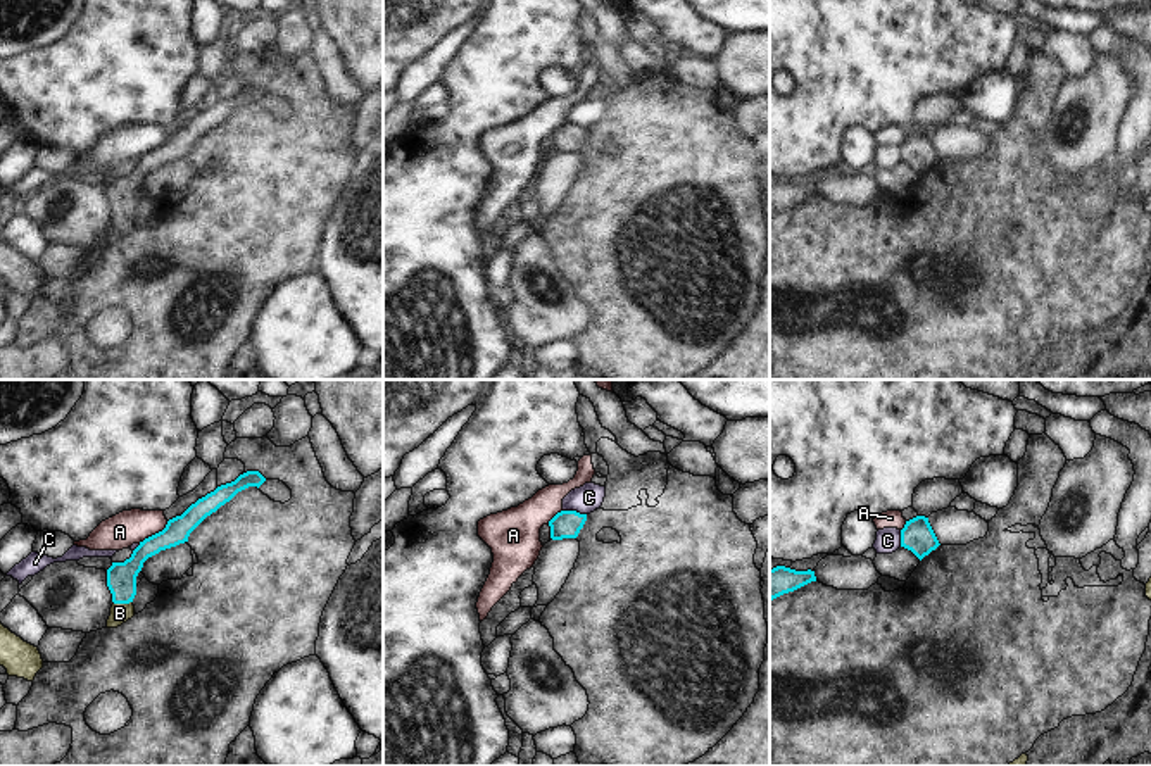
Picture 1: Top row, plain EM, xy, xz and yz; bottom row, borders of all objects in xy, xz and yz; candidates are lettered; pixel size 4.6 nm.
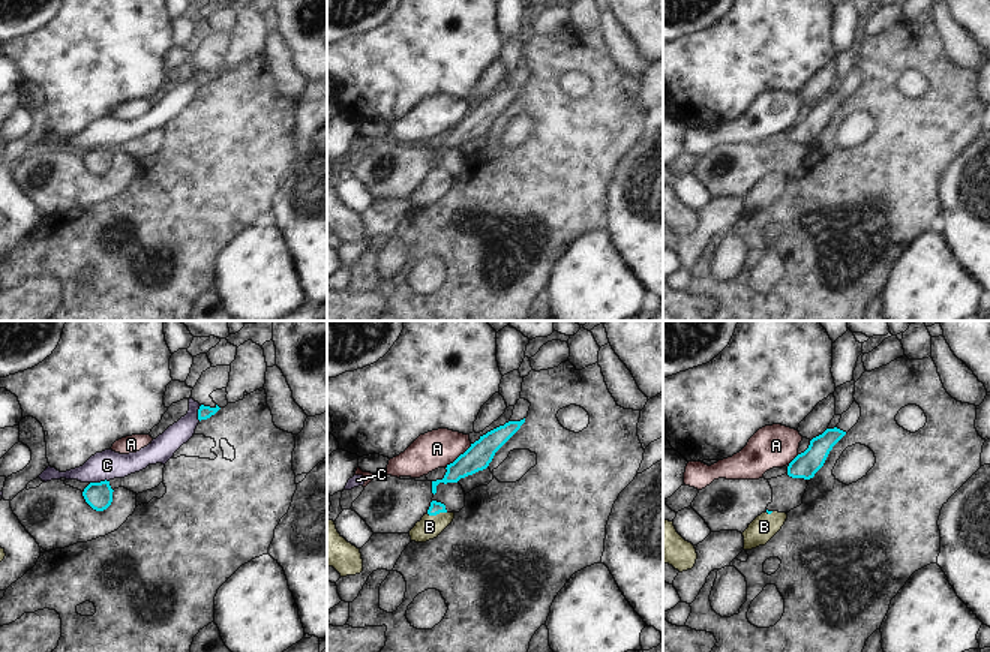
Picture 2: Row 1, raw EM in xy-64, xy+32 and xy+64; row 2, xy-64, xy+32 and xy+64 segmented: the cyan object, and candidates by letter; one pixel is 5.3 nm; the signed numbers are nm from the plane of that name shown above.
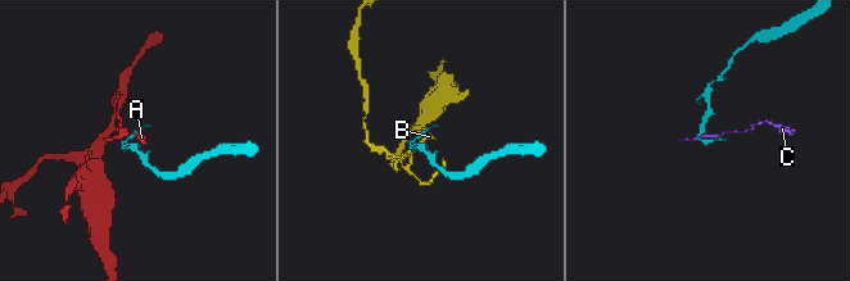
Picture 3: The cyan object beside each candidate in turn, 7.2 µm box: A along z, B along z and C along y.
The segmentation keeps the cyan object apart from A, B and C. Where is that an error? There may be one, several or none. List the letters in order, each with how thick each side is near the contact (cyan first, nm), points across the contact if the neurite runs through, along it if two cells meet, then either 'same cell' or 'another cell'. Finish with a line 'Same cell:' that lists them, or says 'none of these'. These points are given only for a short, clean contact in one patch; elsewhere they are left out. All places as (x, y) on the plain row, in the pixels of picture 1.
A: calibres 130 and 160 nm; border xy (168, 135), (161, 144), (138, 156); another cell
B: calibres 140 and 100 nm; way xy (121, 190), (123, 216), (119, 226); same cell
C: calibres 130 and 130 nm; another cell
Same cell: B

